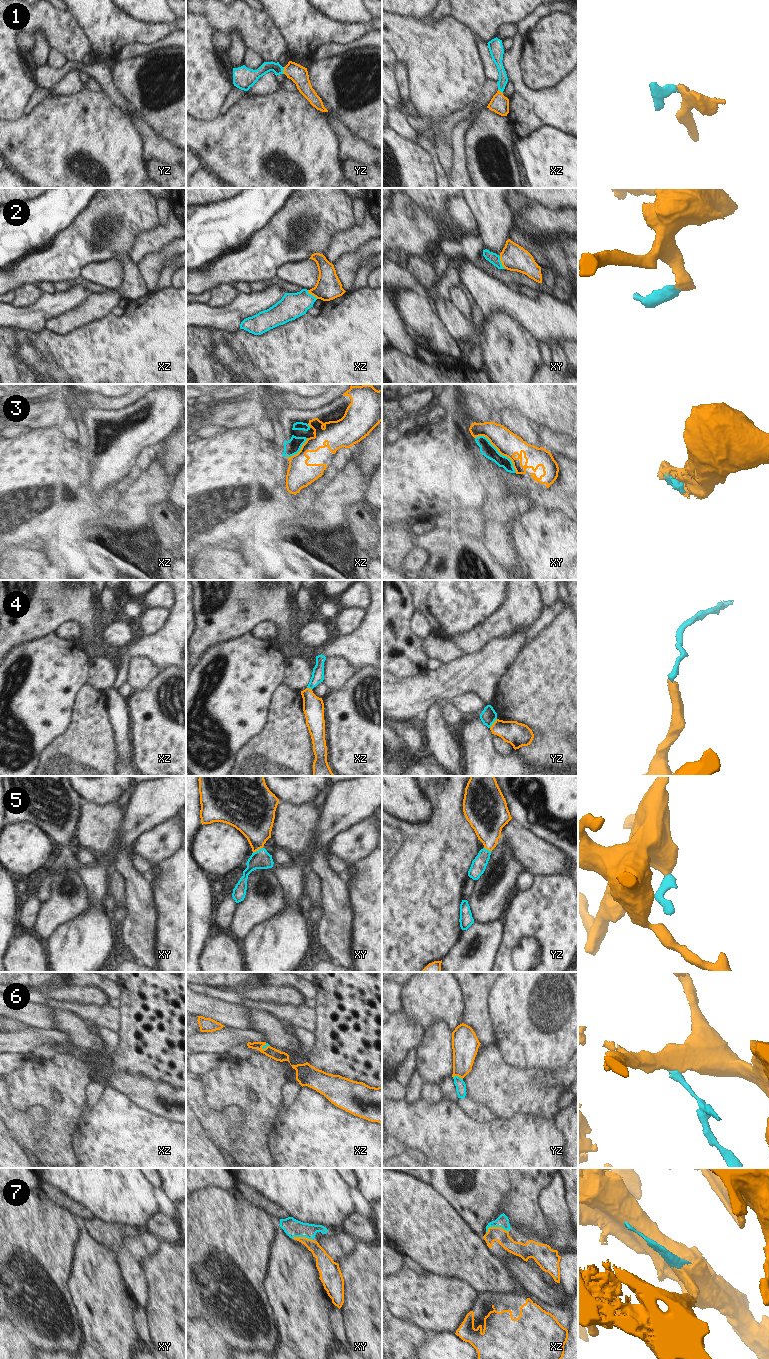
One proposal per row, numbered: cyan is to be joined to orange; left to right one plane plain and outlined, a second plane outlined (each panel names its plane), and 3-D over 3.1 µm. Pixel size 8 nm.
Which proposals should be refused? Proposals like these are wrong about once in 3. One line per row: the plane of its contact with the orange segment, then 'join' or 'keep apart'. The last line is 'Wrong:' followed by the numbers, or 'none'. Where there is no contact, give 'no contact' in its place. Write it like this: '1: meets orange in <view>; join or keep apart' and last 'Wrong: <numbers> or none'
1: meets orange in yz; join
2: meets orange in xy; join
3: meets orange in xy; join
4: meets orange in yz; keep apart
5: meets orange in xy; join
6: meets orange in yz; keep apart
7: meets orange in xz; join
Wrong: 4, 6

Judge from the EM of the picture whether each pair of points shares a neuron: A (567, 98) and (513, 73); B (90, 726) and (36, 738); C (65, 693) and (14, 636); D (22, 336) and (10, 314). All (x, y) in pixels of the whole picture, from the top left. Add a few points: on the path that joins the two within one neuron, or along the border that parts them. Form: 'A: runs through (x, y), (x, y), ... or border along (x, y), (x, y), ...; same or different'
A: runs through (552, 98), (531, 98), (521, 88); same
B: border along (72, 710), (69, 725), (46, 748); different
C: border along (43, 635), (18, 643), (10, 650); different
D: border along (14, 328), (33, 332), (39, 332), (42, 329); different

